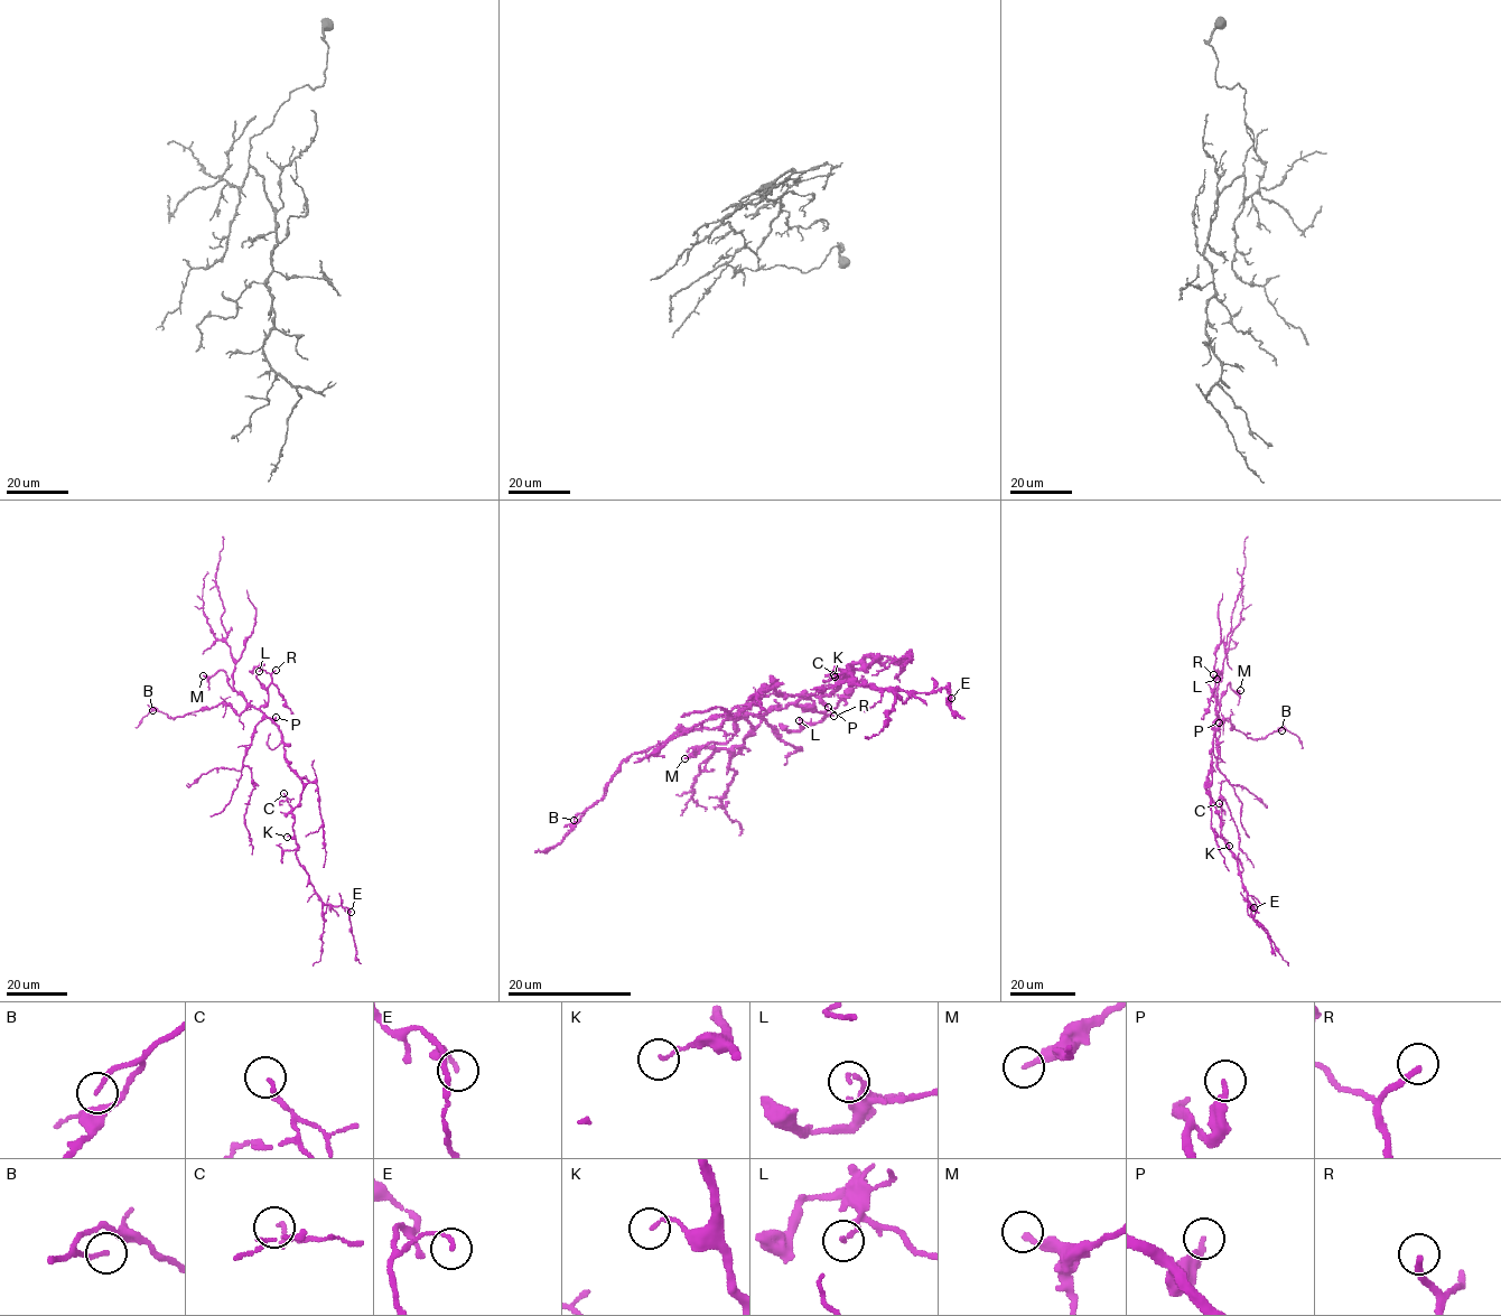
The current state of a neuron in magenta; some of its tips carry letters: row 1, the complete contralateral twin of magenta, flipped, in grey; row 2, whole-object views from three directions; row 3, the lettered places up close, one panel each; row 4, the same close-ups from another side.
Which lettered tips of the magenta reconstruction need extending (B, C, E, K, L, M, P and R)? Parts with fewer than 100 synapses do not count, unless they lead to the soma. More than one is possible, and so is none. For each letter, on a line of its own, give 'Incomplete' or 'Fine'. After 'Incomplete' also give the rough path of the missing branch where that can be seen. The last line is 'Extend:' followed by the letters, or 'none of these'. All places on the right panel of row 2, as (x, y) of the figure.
B: Fine
C: Fine
E: Fine
K: Fine
L: Fine
M: Fine
P: Fine
R: Incomplete
Extend: R

